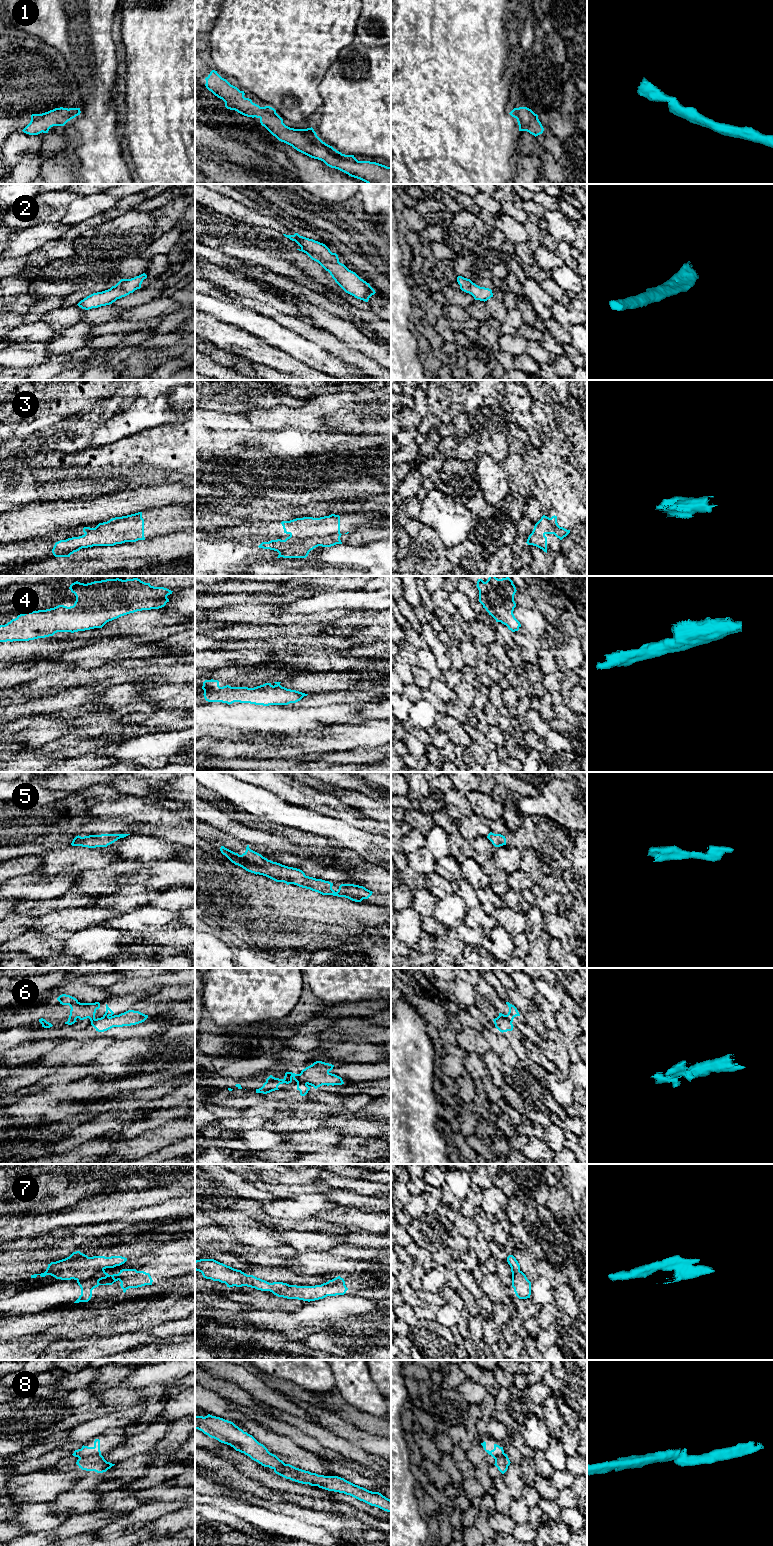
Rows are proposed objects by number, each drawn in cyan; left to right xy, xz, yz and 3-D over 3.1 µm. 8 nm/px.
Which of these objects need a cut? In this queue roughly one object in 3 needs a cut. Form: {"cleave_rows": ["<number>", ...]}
{"cleave_rows": ["6", "7", "8"]}

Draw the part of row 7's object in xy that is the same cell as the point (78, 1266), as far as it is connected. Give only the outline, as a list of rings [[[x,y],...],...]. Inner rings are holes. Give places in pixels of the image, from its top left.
[[[76,1251],[65,1259],[51,1262],[44,1273],[31,1275],[31,1278],[36,1278],[38,1275],[41,1277],[51,1275],[61,1280],[86,1280],[94,1276],[98,1271],[120,1266],[126,1261],[127,1258],[122,1256],[88,1257],[80,1251]]]

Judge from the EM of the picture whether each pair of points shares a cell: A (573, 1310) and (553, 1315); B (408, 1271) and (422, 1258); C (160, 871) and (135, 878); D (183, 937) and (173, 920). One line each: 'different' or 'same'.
A: different
B: different
C: same
D: different

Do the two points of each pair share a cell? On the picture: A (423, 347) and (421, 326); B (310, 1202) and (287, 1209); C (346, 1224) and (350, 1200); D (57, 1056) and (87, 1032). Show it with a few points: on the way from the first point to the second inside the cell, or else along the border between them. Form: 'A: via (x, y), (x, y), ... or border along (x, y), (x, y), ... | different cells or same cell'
A: via (424, 342), (424, 331) | same cell
B: via (304, 1206), (293, 1207) | same cell
C: border along (346, 1207), (362, 1211) | different cells
D: border along (100, 1036), (84, 1039), (65, 1039), (63, 1041) | different cells

